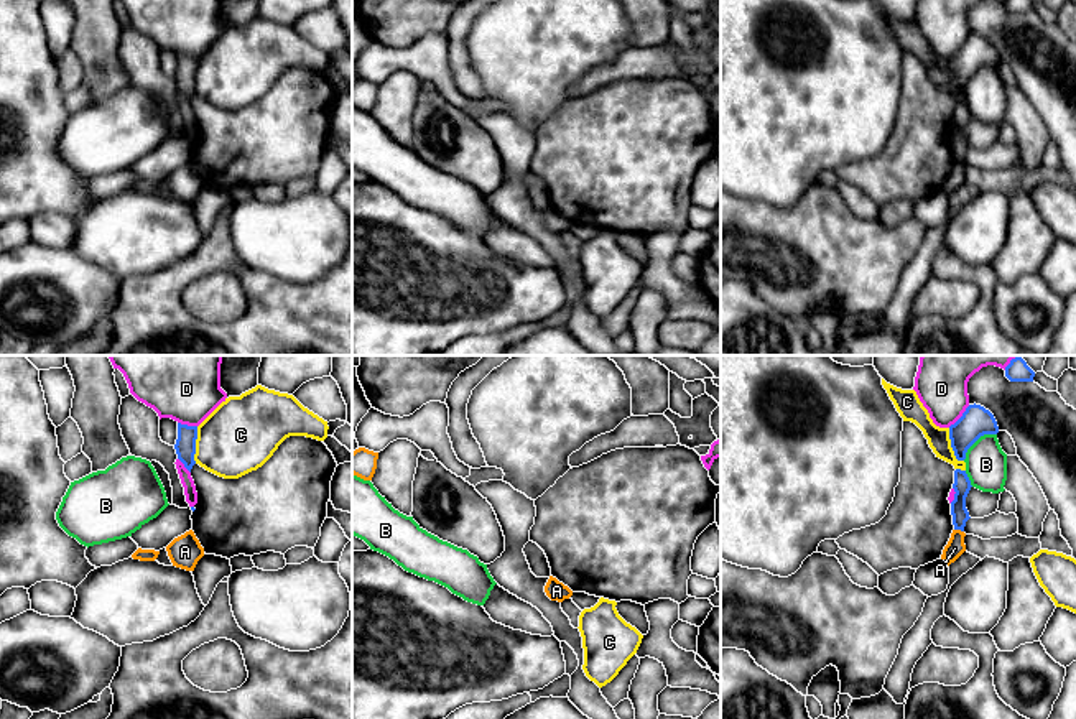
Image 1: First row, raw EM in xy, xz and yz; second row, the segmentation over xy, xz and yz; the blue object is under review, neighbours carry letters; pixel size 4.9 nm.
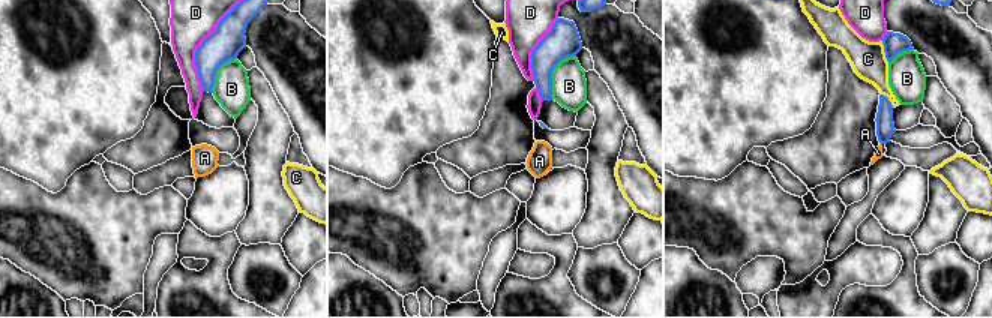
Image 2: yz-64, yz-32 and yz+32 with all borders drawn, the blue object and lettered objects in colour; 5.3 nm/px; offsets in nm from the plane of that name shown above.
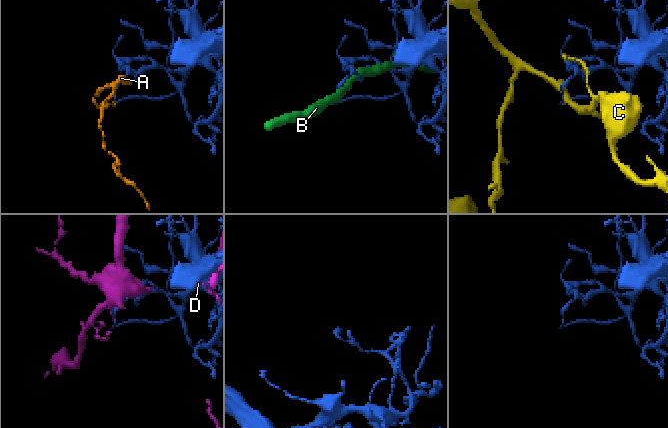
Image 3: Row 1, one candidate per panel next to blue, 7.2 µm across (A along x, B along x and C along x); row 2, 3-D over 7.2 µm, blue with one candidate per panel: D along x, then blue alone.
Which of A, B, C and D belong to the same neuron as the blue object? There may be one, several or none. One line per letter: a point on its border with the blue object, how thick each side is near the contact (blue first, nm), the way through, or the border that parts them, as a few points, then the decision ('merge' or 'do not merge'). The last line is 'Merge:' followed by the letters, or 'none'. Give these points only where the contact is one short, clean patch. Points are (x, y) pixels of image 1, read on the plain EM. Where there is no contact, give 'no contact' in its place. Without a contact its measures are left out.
A: meets blue in yz at (960, 160); 90 nm thick on the blue side, 90 nm on the other; border along yz (955, 160), (963, 163); do not merge
B: meets blue in yz at (976, 71); 150 nm thick on the blue side, 200 nm on the other; do not merge
C: meets blue in yz at (951, 78); 150 nm thick on the blue side, 110 nm on the other; do not merge
D: meets blue in yz at (961, 48); 150 nm thick on the blue side, 240 nm on the other; do not merge
Merge: none

